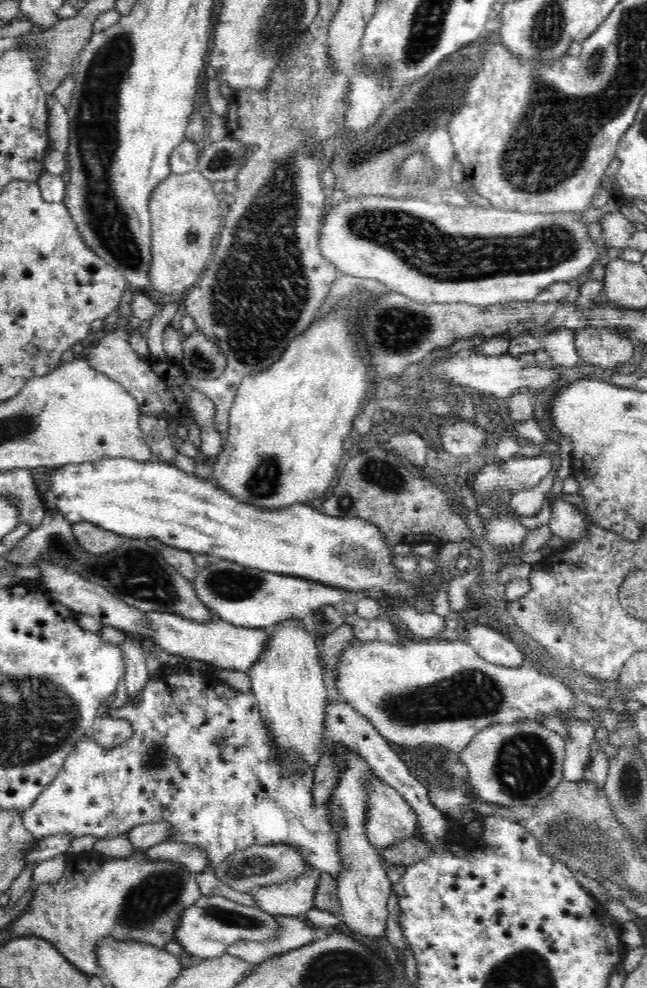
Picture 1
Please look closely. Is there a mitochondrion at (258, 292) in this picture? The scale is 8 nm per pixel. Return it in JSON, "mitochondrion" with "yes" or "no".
{"mitochondrion":"yes"}

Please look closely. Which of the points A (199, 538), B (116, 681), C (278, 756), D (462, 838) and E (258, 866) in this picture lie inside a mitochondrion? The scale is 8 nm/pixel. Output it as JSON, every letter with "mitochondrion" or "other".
{"A":"other","B":"other","C":"other","D":"other","E":"mitochondrion"}

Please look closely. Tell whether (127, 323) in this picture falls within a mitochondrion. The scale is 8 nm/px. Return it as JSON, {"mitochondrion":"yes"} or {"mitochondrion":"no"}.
{"mitochondrion":"no"}

